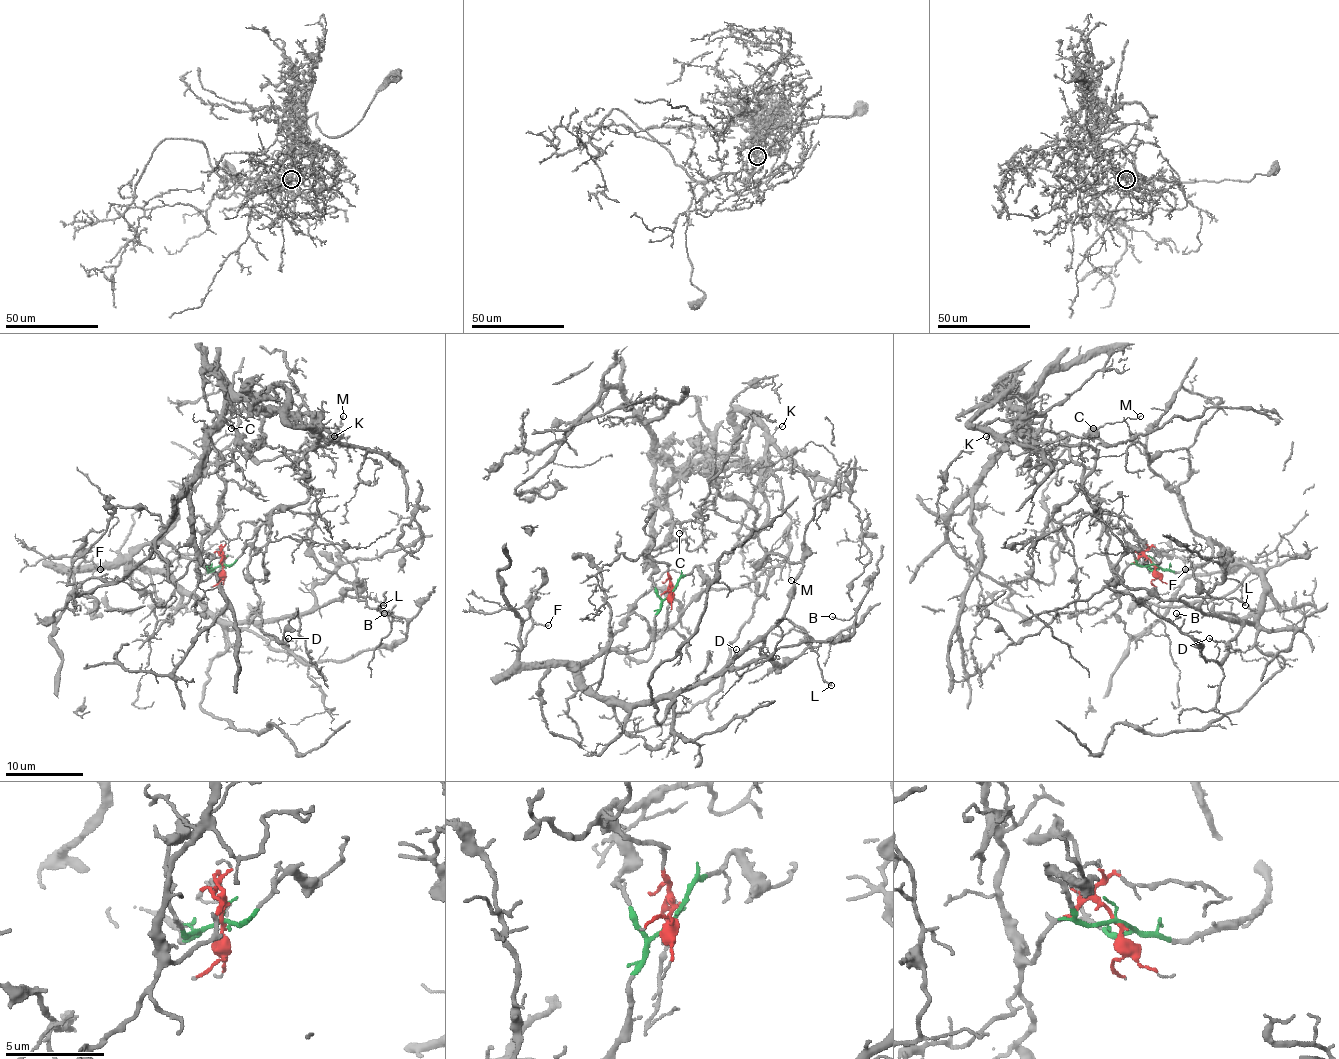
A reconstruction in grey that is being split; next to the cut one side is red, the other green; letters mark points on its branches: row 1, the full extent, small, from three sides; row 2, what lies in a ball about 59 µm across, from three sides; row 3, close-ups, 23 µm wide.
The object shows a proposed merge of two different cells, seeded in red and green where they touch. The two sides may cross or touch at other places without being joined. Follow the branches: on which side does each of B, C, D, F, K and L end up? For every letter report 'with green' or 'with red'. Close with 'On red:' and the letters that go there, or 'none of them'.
B: with green
C: with red
D: with green
F: with green
K: with red
L: with green
On red: C, K

